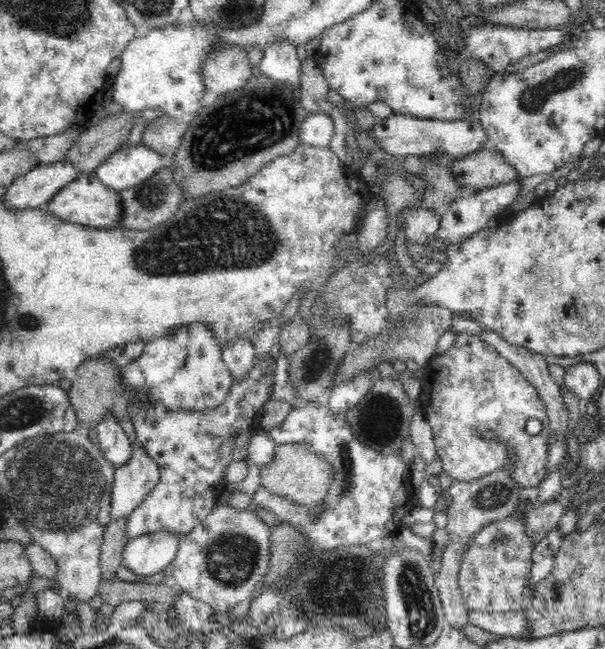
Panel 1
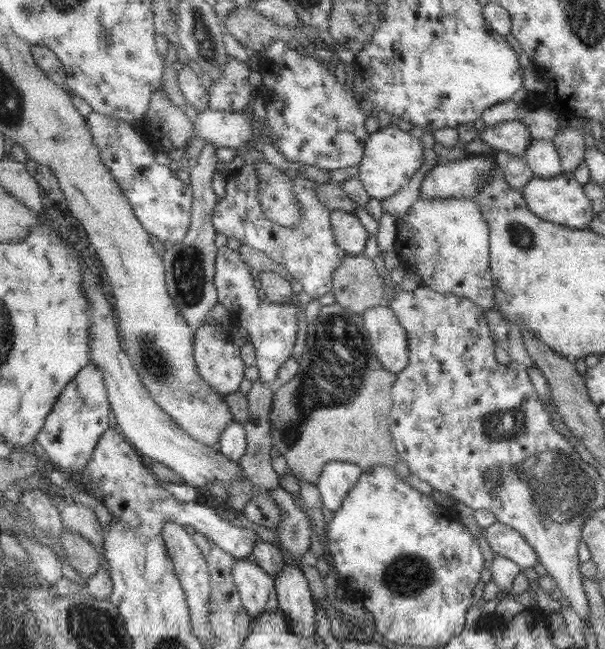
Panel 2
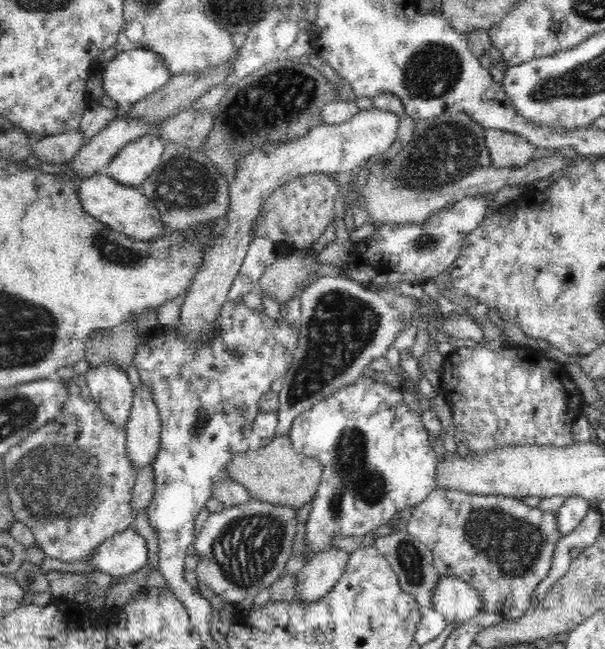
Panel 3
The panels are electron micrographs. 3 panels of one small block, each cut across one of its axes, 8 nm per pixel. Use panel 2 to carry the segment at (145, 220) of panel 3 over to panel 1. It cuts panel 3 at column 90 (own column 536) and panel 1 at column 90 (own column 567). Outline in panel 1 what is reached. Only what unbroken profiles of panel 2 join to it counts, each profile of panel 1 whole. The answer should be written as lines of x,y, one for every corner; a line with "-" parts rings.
95,171
82,172
72,182
63,186
44,205
44,210
62,222
78,223
94,228
112,228
118,226
121,218
119,191
104,186
94,176

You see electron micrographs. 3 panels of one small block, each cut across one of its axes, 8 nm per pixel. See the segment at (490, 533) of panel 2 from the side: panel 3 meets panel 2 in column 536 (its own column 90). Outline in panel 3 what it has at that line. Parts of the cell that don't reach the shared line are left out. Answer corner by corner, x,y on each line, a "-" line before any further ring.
131,526
87,555
87,561
99,571
118,579
138,572
144,568
149,557
146,539

